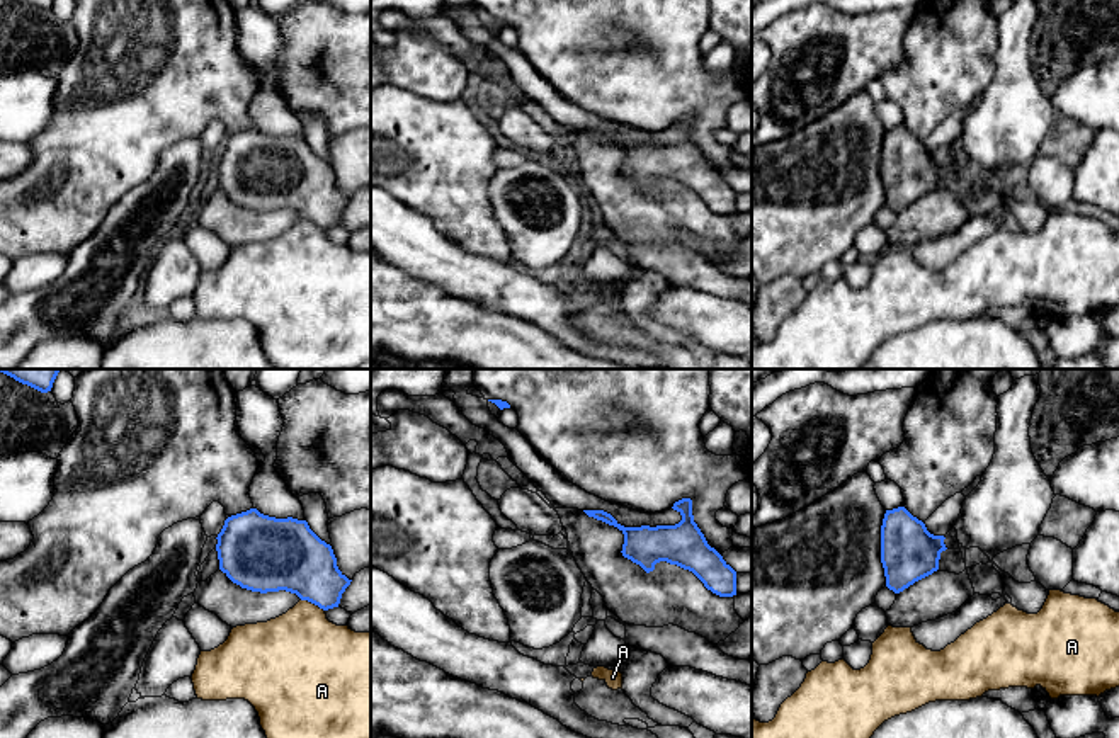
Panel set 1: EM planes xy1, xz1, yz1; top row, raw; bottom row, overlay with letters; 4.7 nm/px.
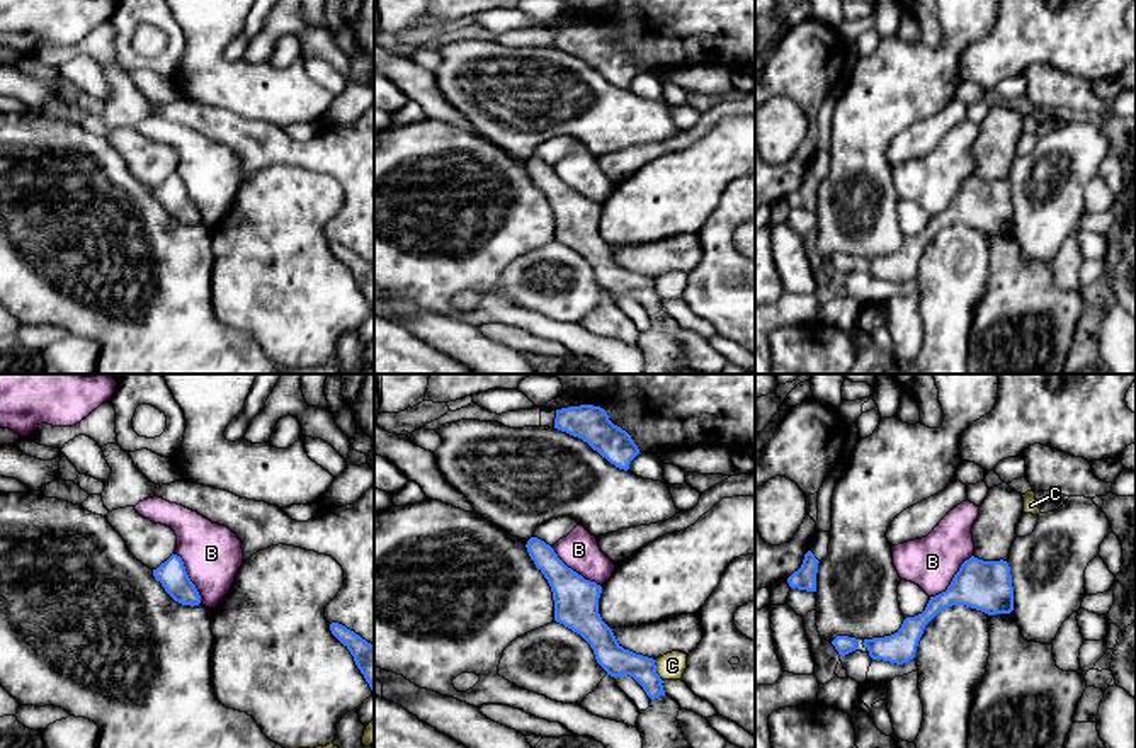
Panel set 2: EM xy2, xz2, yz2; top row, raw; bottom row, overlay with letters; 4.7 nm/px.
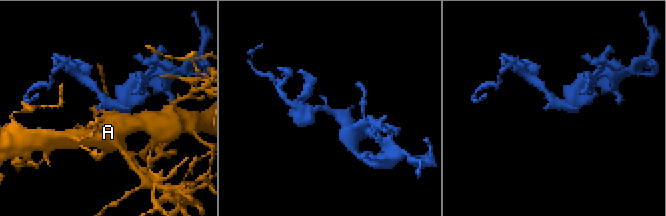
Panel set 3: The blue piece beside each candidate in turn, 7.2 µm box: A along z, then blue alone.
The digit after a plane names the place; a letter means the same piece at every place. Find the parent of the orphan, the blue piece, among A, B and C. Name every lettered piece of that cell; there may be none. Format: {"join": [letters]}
{"join": []}

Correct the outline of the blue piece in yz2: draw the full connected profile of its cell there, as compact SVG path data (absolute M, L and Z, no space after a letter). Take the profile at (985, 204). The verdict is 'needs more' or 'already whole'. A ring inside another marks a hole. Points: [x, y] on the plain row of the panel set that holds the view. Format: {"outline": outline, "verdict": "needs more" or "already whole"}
{"outline": "M971 175L961 184L947 209L930 216L922 233L906 236L895 253L864 258L862 264L872 279L908 282L915 277L925 245L942 228L952 224L966 224L988 235L1010 233L1014 230L1014 206L1008 182Z", "verdict": "already whole"}

